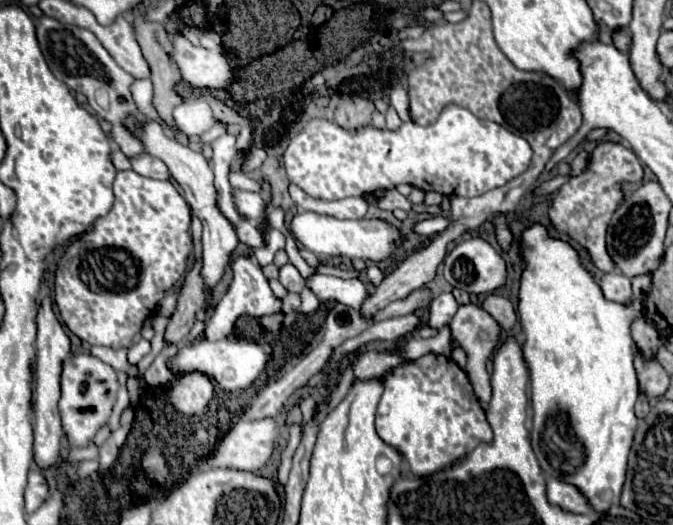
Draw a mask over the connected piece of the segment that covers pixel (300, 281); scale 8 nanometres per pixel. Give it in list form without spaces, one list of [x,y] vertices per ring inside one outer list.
[[[286,264],[280,268],[280,282],[288,292],[302,292],[304,288],[304,278],[292,264]]]

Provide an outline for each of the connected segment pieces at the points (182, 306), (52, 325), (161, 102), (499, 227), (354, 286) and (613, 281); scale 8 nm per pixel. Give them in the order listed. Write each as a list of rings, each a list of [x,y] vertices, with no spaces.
[[[192,260],[188,274],[180,282],[178,304],[164,334],[168,342],[180,344],[194,326],[196,312],[204,308],[204,278],[200,272],[202,272],[202,260]]]
[[[44,298],[38,308],[38,338],[36,338],[36,394],[34,394],[34,462],[42,468],[50,468],[60,460],[62,418],[58,410],[60,400],[60,374],[64,360],[72,354],[70,338],[52,312],[50,298]]]
[[[136,10],[134,16],[136,16],[136,18],[134,18],[132,26],[136,28],[136,40],[138,40],[138,44],[140,44],[140,48],[142,48],[142,54],[144,54],[144,58],[148,60],[150,70],[152,70],[152,78],[150,78],[152,84],[154,84],[154,98],[152,98],[152,104],[154,104],[154,108],[158,110],[160,118],[162,118],[170,128],[174,128],[173,134],[173,131],[163,126],[164,133],[169,137],[176,138],[180,144],[186,144],[186,146],[188,146],[188,142],[190,142],[188,136],[186,136],[182,130],[176,128],[174,116],[172,116],[172,112],[174,112],[176,106],[180,106],[182,102],[186,102],[190,99],[183,99],[182,96],[178,96],[176,90],[174,90],[174,86],[176,86],[178,82],[182,82],[182,74],[180,74],[178,66],[176,66],[176,64],[172,62],[172,58],[170,58],[170,54],[172,54],[172,44],[170,44],[170,40],[168,40],[168,34],[166,34],[166,30],[162,28],[162,24],[158,24],[158,22],[144,22],[140,10]]]
[[[496,216],[496,218],[492,218],[492,222],[496,224],[496,238],[498,238],[500,246],[502,246],[504,250],[508,250],[508,248],[510,248],[510,244],[514,242],[514,238],[512,238],[510,230],[506,228],[506,222],[504,222],[504,216]]]
[[[312,274],[306,278],[306,286],[320,298],[320,300],[336,300],[356,310],[362,308],[364,300],[370,296],[364,282],[358,278],[342,280],[336,276],[322,276]]]
[[[610,272],[610,274],[604,274],[604,278],[600,280],[600,286],[604,290],[604,296],[608,300],[614,300],[614,302],[630,302],[632,300],[632,286],[630,286],[630,278],[620,274],[620,272]]]

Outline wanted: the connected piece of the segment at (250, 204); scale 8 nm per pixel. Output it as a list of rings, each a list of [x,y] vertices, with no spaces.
[[[234,190],[234,204],[250,220],[260,220],[268,210],[268,202],[260,194],[254,194],[254,192]]]

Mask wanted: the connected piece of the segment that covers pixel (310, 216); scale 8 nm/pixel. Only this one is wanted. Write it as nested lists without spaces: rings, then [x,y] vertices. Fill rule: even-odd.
[[[314,212],[296,214],[290,222],[290,232],[302,246],[314,254],[324,256],[346,256],[346,258],[364,258],[372,262],[388,260],[396,248],[404,242],[400,230],[386,220],[338,220],[332,216],[320,216]]]

